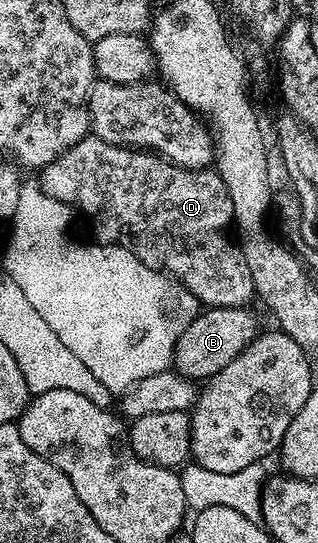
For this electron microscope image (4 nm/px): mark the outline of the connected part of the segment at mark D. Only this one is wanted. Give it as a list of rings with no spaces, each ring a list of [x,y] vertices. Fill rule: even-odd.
[[[86,136],[51,164],[41,167],[39,185],[47,196],[65,202],[74,211],[82,210],[98,243],[124,246],[147,268],[159,270],[174,282],[190,290],[205,308],[248,307],[255,291],[251,268],[241,255],[240,245],[231,233],[233,205],[216,169],[185,170],[166,158],[142,148],[108,142],[96,136]]]

